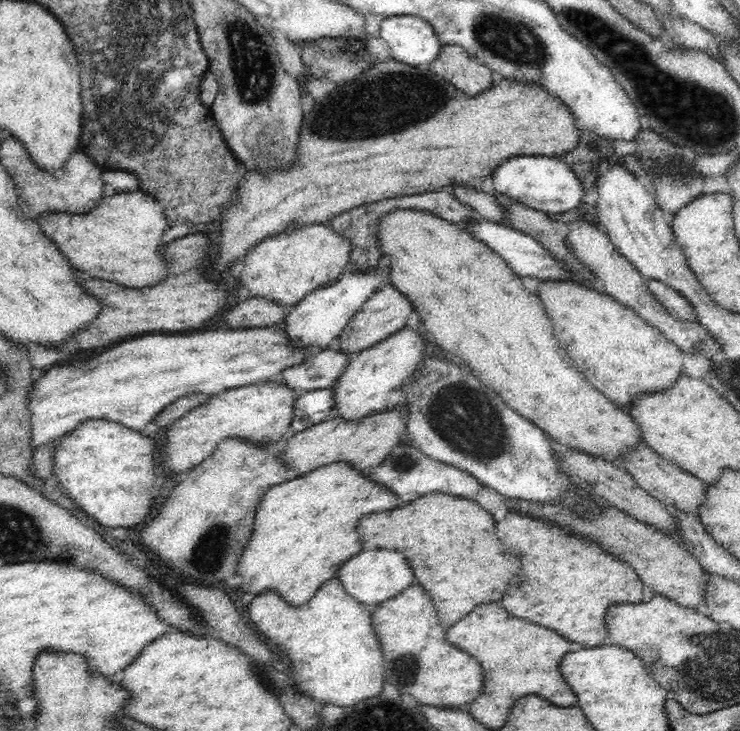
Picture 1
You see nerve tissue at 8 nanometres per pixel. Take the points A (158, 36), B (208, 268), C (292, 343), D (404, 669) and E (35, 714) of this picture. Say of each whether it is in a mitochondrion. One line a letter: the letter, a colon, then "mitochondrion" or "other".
A: mitochondrion
B: other
C: other
D: mitochondrion
E: other

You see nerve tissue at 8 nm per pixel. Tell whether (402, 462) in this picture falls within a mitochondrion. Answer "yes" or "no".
yes

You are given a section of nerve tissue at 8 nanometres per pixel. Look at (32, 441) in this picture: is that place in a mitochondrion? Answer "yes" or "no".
no

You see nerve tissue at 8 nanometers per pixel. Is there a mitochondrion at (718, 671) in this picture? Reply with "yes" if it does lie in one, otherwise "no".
yes

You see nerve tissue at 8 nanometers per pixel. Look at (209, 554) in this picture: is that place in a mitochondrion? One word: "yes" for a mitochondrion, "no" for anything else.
yes

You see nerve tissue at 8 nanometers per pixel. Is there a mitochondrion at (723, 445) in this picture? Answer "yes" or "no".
no

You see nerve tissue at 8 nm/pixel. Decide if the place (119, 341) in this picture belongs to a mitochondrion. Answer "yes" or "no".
no

